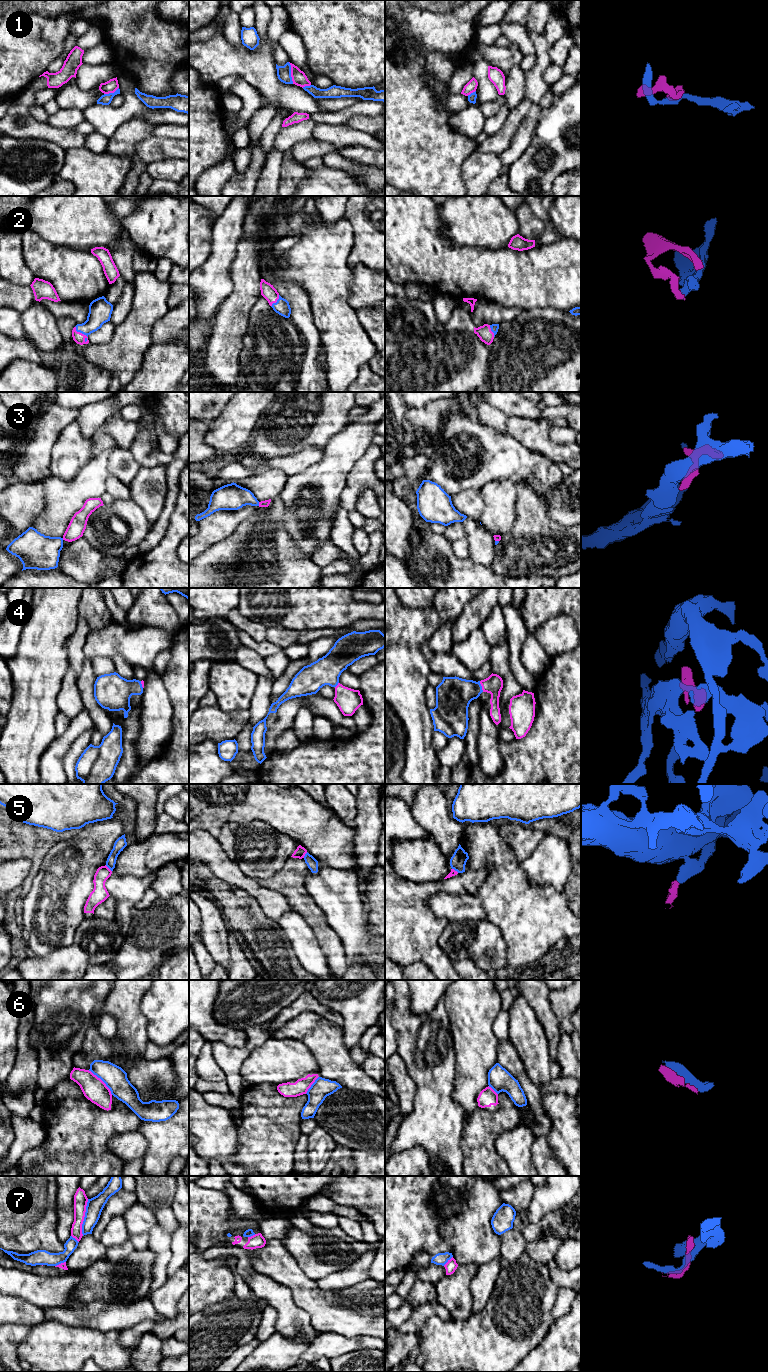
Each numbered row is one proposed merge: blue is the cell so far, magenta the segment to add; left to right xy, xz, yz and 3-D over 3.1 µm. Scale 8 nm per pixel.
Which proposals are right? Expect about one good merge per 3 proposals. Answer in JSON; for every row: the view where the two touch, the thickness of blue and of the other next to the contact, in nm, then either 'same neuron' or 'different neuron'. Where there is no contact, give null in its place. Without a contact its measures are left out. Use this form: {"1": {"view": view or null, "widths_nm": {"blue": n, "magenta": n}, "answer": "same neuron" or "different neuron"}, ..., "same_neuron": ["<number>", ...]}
{"1": {"view": "xz", "widths_nm": {"blue": 110, "magenta": 120}, "answer": "different neuron"}, "2": {"view": "xy", "widths_nm": {"blue": 190, "magenta": 90}, "answer": "same neuron"}, "3": {"view": "xz", "widths_nm": {"blue": 200, "magenta": 50}, "answer": "same neuron"}, "4": {"view": "yz", "widths_nm": {"blue": 280, "magenta": 150}, "answer": "same neuron"}, "5": {"view": "xy", "widths_nm": {"blue": 90, "magenta": 130}, "answer": "different neuron"}, "6": {"view": "xy", "widths_nm": {"blue": 190, "magenta": 190}, "answer": "different neuron"}, "7": {"view": "xy", "widths_nm": {"blue": 140, "magenta": 110}, "answer": "different neuron"}, "same_neuron": ["2", "3", "4"]}

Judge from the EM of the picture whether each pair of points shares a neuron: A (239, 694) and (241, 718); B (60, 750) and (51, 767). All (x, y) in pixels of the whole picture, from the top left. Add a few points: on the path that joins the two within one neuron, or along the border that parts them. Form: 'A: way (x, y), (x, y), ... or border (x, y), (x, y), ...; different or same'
A: border (217, 705), (224, 711), (247, 710); different
B: way (56, 754), (52, 758), (51, 763); same

